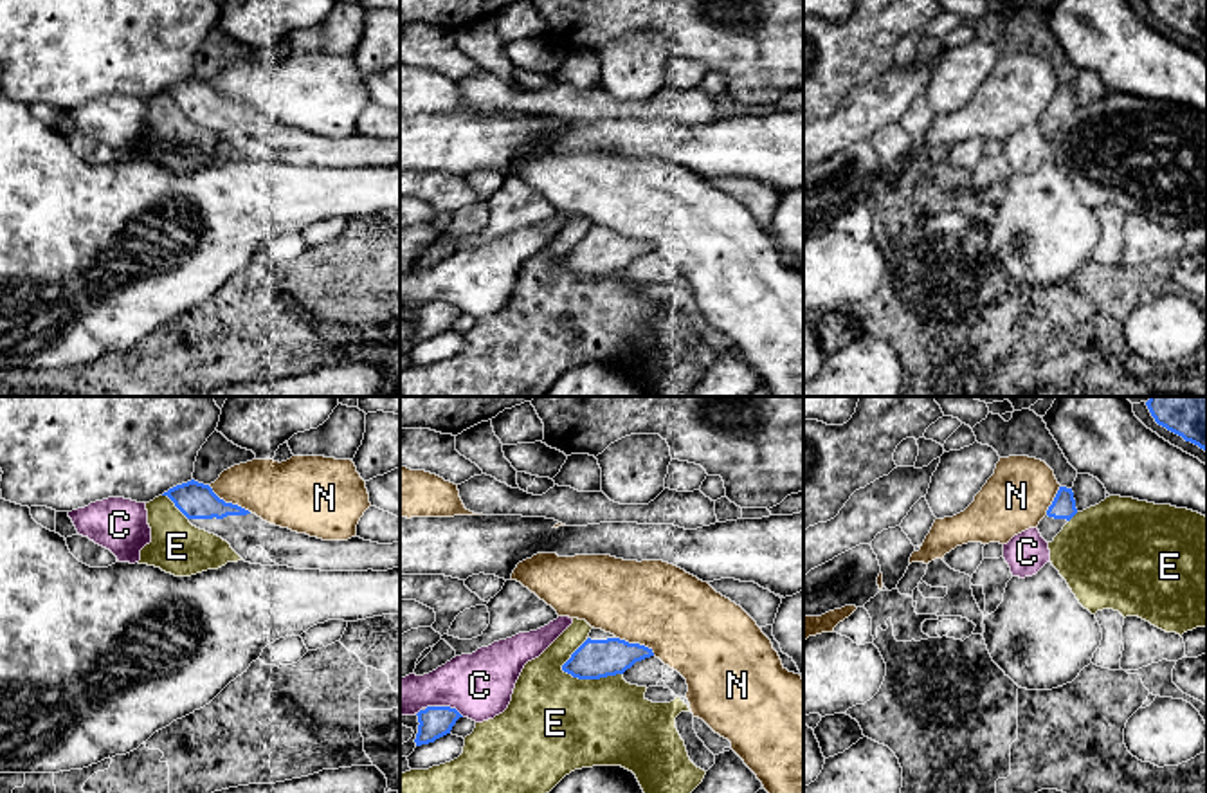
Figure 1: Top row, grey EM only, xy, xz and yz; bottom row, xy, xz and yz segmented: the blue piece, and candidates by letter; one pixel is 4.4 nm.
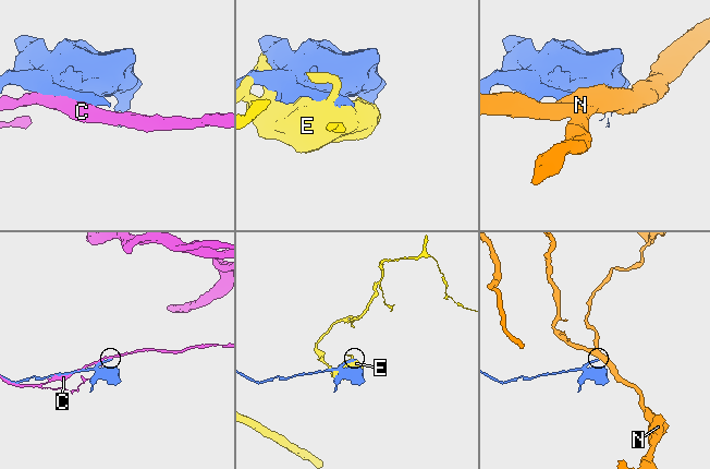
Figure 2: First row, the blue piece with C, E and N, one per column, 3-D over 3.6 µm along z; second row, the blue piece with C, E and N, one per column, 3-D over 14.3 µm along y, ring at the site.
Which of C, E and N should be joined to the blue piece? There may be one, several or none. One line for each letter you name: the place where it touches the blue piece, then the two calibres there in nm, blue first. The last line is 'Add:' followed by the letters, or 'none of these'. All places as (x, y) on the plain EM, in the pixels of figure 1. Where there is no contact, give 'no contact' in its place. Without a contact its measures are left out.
Add: none of these

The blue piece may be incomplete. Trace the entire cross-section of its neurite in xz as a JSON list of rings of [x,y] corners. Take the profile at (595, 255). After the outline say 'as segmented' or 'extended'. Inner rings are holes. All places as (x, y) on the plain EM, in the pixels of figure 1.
[[[593,223],[587,236],[562,261],[562,267],[578,276],[600,276],[623,270],[636,258],[650,252],[654,252],[652,245]]]; extended

